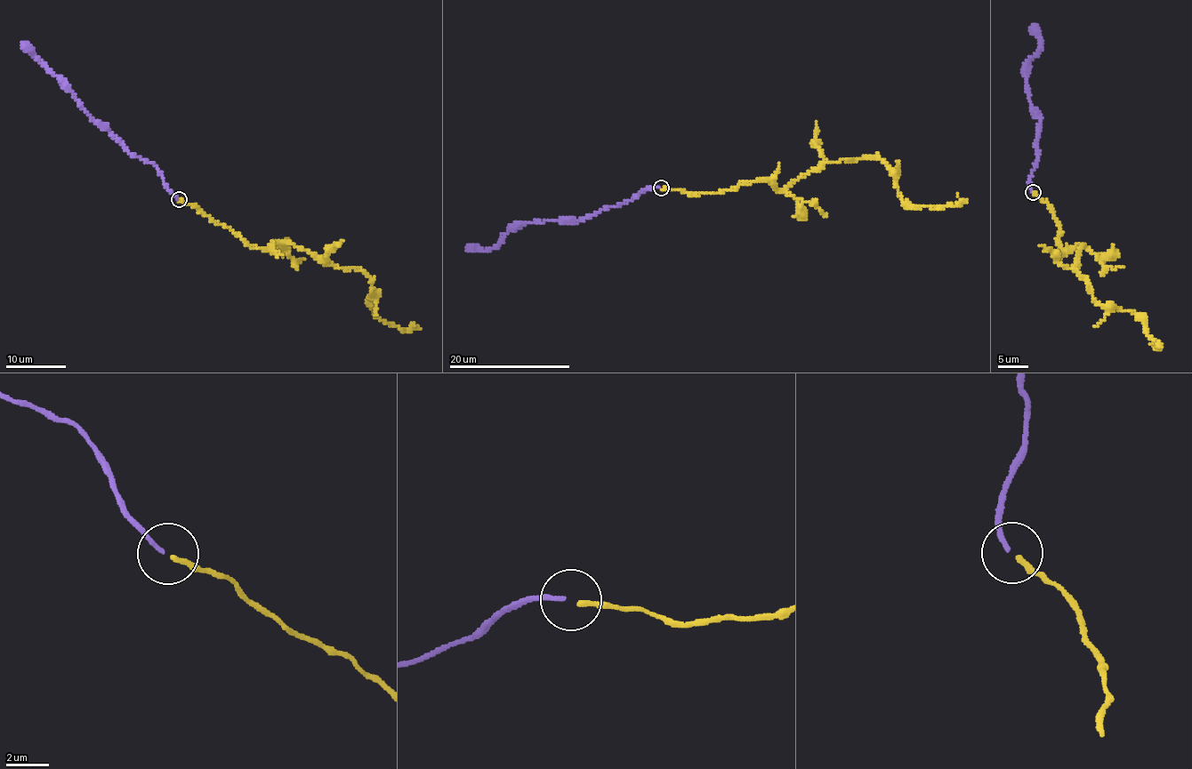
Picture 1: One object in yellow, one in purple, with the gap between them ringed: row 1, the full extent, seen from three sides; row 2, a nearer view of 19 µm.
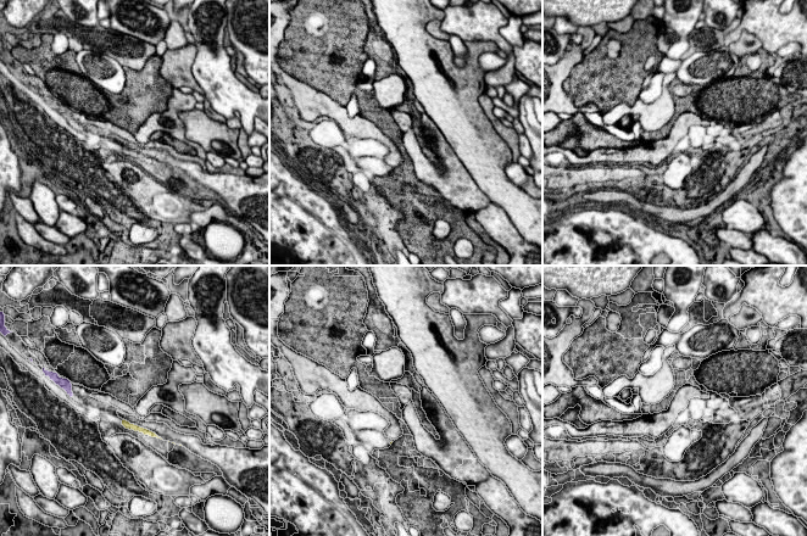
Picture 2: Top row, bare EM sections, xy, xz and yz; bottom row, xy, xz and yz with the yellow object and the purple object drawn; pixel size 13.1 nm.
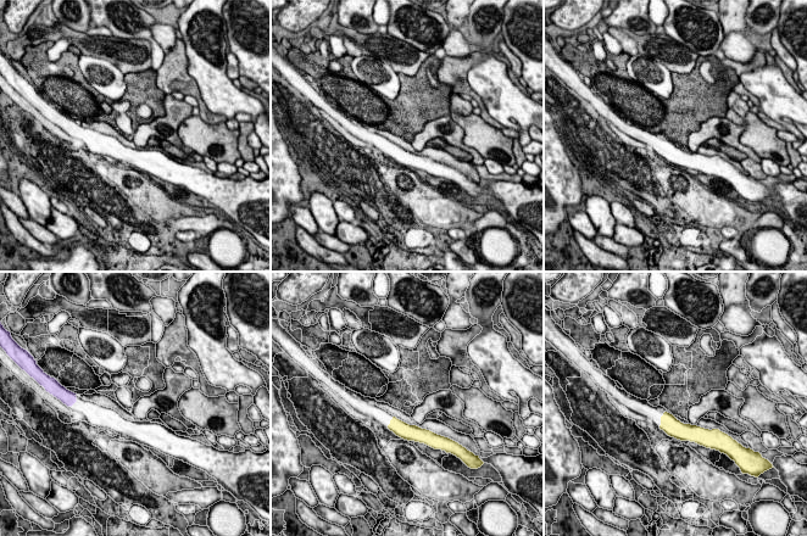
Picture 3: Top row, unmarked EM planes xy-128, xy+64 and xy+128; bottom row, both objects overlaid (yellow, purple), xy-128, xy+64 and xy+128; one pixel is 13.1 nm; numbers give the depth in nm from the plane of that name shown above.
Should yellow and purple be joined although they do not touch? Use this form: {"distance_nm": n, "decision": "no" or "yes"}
{"distance_nm": 750, "decision": "no"}

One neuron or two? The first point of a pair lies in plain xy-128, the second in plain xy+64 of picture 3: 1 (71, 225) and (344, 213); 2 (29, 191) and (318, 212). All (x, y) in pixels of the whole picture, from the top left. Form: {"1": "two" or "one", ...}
{"1": "two", "2": "one"}

